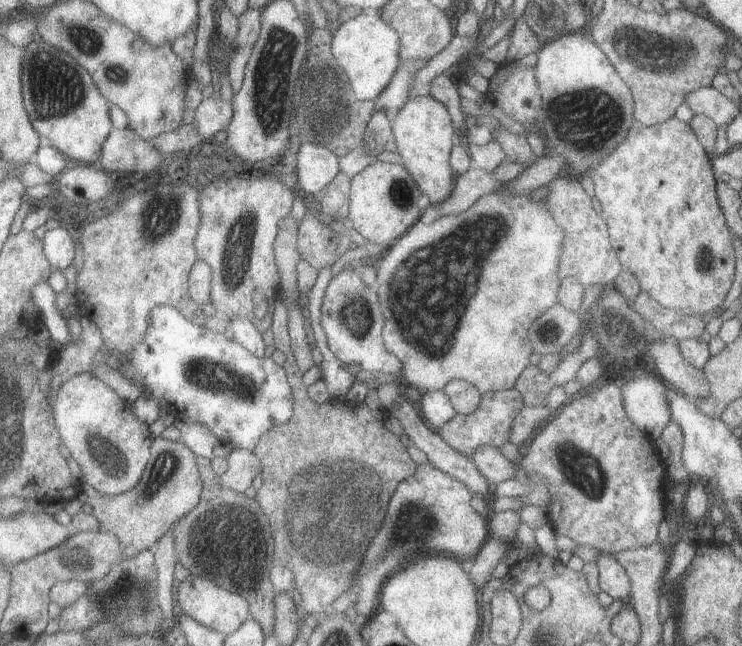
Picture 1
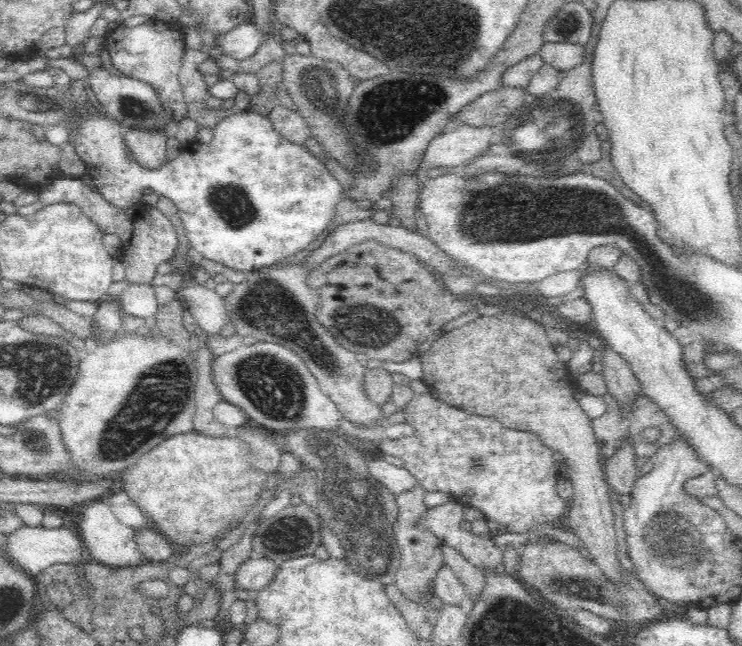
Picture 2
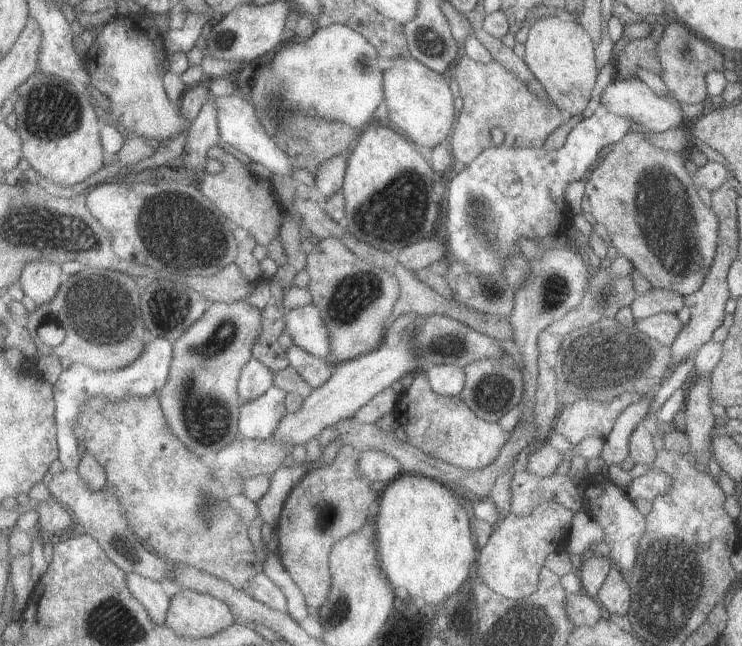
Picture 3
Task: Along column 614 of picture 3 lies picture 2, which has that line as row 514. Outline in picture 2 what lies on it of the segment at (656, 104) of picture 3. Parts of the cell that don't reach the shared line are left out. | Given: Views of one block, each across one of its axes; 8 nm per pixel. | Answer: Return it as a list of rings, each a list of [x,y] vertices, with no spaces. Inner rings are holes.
[[[94,500],[94,502],[90,502],[88,506],[82,508],[82,516],[80,516],[80,524],[78,524],[78,536],[84,544],[84,548],[88,550],[90,560],[106,564],[112,570],[134,568],[134,566],[146,562],[142,552],[138,550],[138,544],[134,542],[136,532],[130,530],[128,526],[120,524],[116,520],[116,516],[110,512],[108,504],[104,504],[104,500]]]

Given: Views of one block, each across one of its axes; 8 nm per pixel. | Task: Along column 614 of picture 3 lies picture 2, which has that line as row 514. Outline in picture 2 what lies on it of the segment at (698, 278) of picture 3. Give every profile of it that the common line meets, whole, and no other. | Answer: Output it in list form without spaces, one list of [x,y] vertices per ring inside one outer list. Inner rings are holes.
[[[176,434],[140,456],[136,464],[116,472],[120,490],[146,514],[152,528],[174,546],[210,542],[234,522],[246,520],[260,500],[262,484],[270,474],[254,472],[248,464],[248,446],[236,438],[210,438],[196,434]]]

